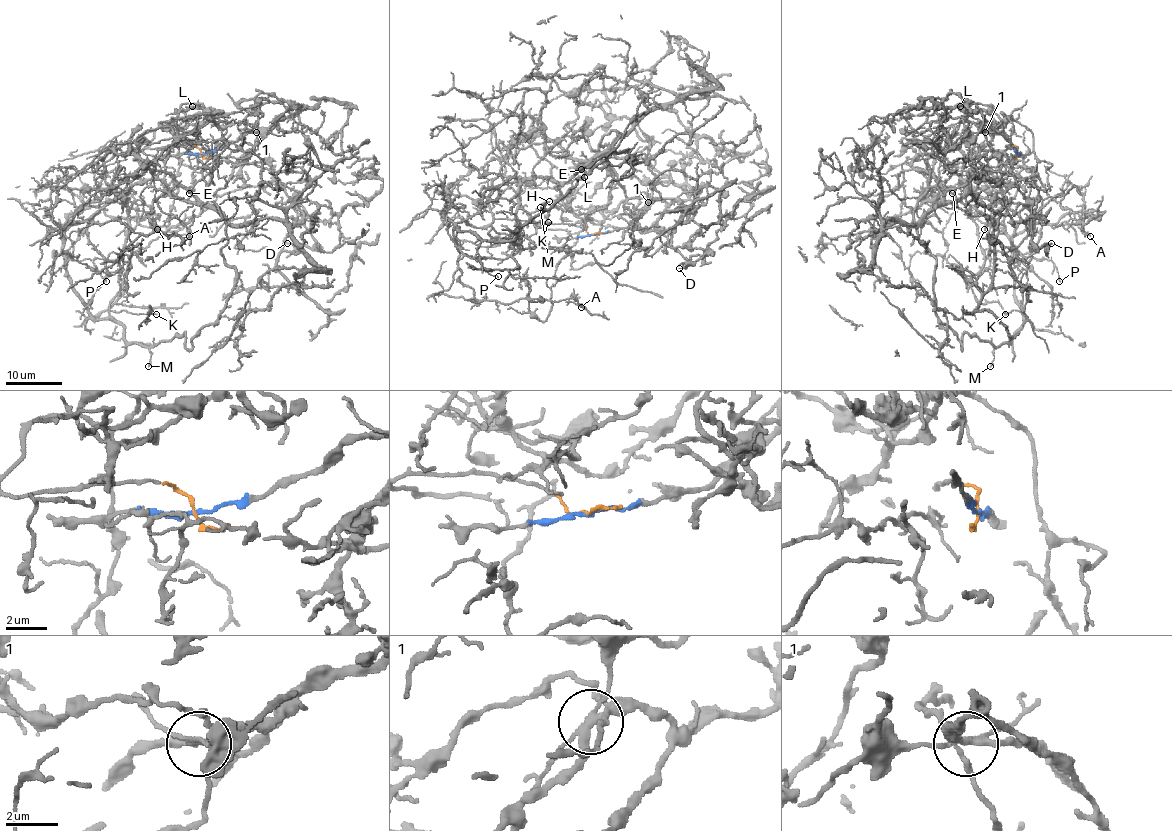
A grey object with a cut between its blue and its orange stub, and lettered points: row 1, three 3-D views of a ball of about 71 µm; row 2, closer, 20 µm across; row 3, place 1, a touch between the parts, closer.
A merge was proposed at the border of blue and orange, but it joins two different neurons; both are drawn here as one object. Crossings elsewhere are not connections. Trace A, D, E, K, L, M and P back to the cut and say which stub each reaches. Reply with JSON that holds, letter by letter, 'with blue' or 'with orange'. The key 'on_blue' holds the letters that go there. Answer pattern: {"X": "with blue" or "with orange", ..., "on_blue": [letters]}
{"A": "with orange", "D": "with orange", "E": "with blue", "K": "with orange", "L": "with orange", "M": "with orange", "P": "with orange", "on_blue": ["E"]}

